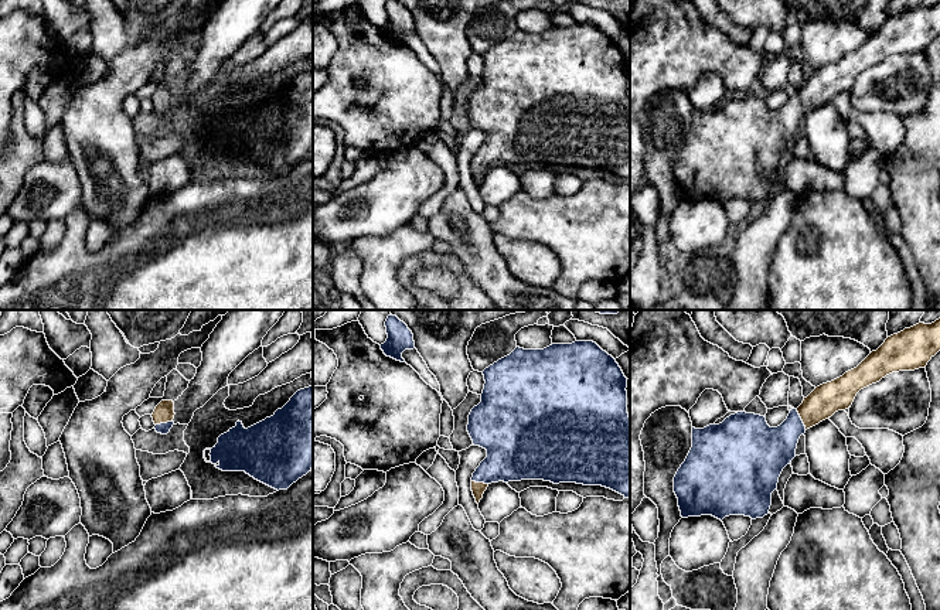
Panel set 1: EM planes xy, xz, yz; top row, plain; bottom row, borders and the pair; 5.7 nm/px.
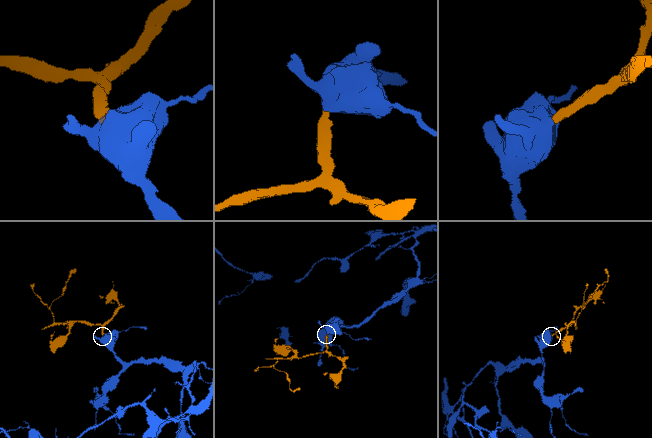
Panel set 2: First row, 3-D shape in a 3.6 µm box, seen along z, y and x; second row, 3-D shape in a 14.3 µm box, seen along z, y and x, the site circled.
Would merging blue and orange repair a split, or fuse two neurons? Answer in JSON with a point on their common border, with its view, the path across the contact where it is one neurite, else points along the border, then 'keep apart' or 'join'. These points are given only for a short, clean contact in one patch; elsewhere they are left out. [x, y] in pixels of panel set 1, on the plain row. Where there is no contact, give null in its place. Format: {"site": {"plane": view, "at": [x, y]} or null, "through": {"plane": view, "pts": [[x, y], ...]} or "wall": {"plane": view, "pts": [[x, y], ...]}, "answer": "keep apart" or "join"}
{"site": {"plane": "yz", "at": [800, 102]}, "through": {"plane": "yz", "pts": [[769, 133], [800, 102], [824, 84]]}, "answer": "join"}

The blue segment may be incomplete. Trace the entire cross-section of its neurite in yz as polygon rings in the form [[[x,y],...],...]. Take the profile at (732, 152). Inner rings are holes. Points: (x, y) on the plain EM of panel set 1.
[[[940,1],[932,7],[919,6],[893,17],[872,34],[856,51],[817,69],[797,92],[777,110],[770,110],[764,99],[738,95],[719,108],[692,110],[692,130],[674,160],[674,175],[682,201],[712,198],[723,202],[745,198],[752,202],[770,197],[772,175],[777,171],[783,151],[796,140],[797,126],[807,112],[851,91],[856,76],[879,65],[892,55],[924,51],[940,34]]]

